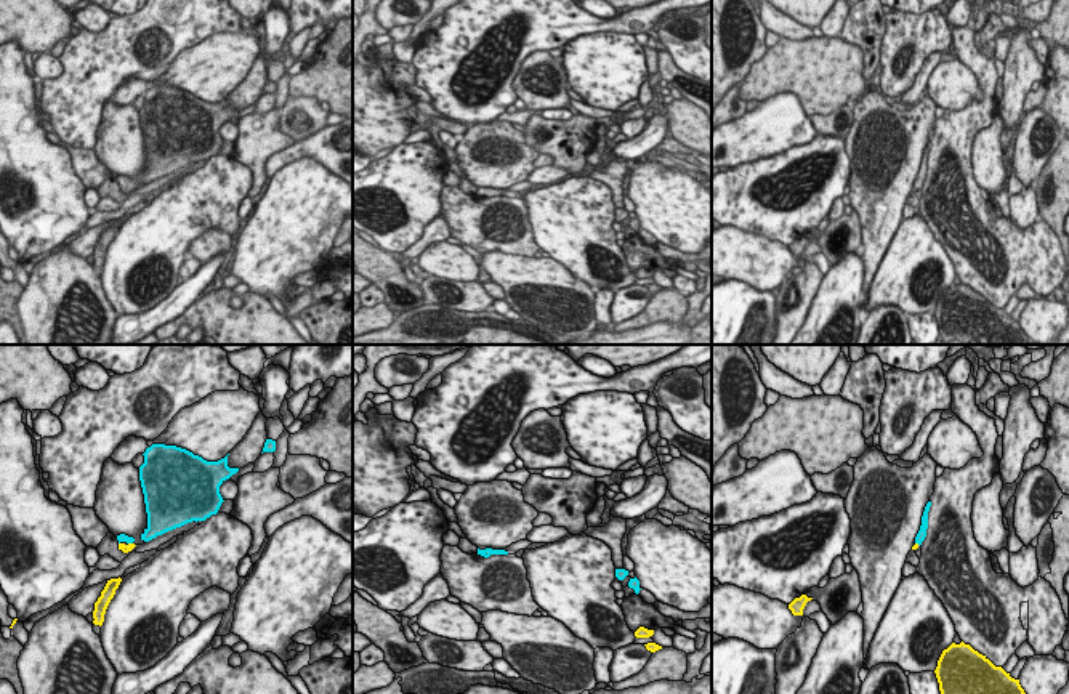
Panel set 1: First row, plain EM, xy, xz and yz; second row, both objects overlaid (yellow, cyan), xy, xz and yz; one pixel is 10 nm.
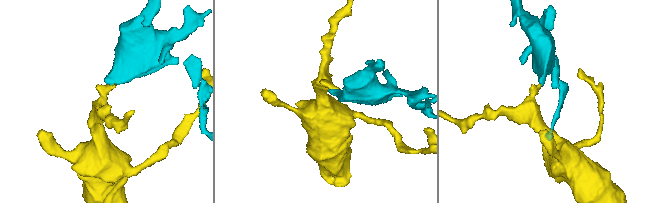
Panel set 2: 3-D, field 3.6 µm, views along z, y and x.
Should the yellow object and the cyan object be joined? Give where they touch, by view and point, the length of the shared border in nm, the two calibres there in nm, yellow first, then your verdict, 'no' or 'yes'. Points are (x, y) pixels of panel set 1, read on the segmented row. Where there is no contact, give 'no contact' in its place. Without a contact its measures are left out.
contact xy (130, 544); length 50 nm; calibres 90 and 90 nm; yes

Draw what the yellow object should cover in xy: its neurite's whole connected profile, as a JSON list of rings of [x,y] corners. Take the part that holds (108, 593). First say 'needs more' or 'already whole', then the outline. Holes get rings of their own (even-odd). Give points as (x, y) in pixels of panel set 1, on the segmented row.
already whole; [[[120,577],[107,580],[104,590],[101,591],[101,596],[95,603],[95,611],[93,611],[95,625],[99,625],[99,627],[103,625],[106,609],[107,609],[111,599],[114,598],[115,590],[119,588],[120,582],[122,582]]]

